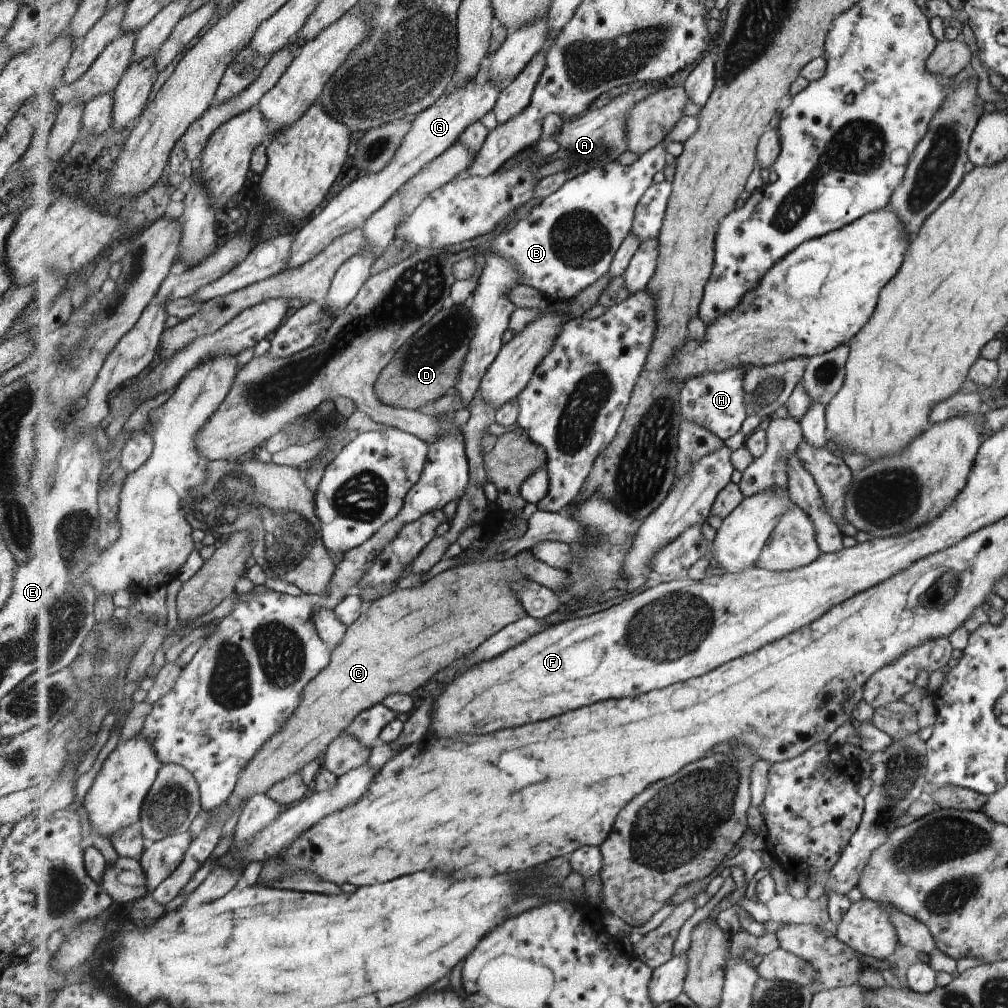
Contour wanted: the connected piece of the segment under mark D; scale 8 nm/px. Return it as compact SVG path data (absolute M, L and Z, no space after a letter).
M471 295L462 304L445 306L419 330L413 339L405 342L405 345L400 348L400 352L393 358L392 364L387 365L380 372L380 376L376 381L376 393L381 402L394 407L417 411L421 406L425 406L429 402L435 402L441 396L449 394L450 390L460 381L460 376L464 372L464 364L470 351L470 345L473 337L476 336L476 324L470 310L473 302L473 295Z

